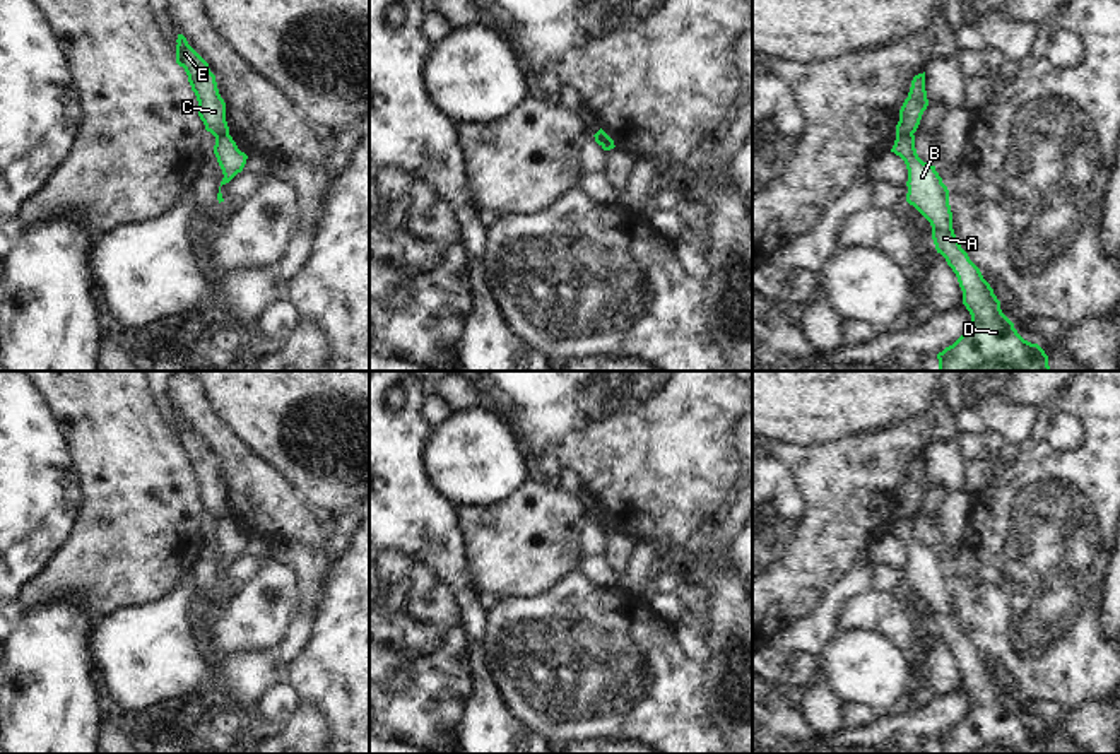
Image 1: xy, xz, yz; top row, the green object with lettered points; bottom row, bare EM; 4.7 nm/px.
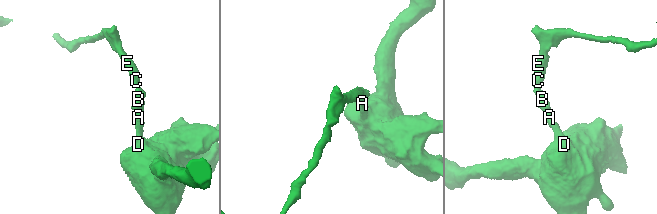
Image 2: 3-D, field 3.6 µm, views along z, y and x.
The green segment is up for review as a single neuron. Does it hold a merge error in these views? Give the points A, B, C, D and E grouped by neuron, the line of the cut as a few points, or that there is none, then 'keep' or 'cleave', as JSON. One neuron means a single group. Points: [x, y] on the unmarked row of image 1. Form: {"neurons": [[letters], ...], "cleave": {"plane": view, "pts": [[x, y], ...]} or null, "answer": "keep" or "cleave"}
{"neurons": [["A", "B", "D"], ["C", "E"]], "cleave": {"plane": "yz", "pts": [[912, 517], [903, 517], [896, 522]]}, "answer": "cleave"}

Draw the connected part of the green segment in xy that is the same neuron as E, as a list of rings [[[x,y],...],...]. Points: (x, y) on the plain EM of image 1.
[[[183,417],[176,422],[176,446],[185,451],[198,484],[198,499],[215,521],[229,516],[226,486],[219,477],[215,458],[209,446],[188,427]]]

